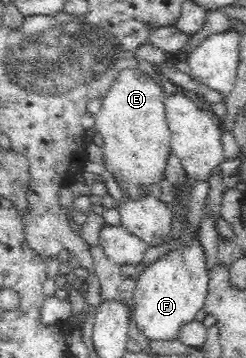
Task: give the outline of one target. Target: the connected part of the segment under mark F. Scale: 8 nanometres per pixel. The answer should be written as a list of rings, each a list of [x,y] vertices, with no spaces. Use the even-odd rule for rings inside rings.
[[[194,181],[170,182],[172,200],[165,205],[169,208],[171,220],[180,222],[180,234],[176,239],[176,248],[166,248],[156,260],[145,267],[135,278],[135,320],[147,339],[176,339],[180,326],[194,320],[197,312],[203,308],[208,295],[209,272],[206,251],[198,231],[192,228],[192,210],[188,206],[188,194],[194,190]]]

